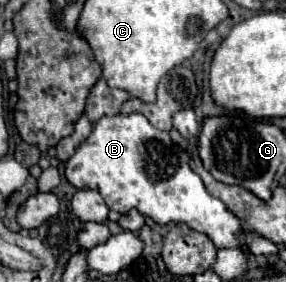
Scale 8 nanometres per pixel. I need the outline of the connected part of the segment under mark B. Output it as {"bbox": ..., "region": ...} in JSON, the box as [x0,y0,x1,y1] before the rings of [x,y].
{"bbox":[64,113,242,249],"region":[[[130,113],[98,119],[88,139],[66,161],[64,175],[76,189],[100,191],[104,203],[122,215],[138,209],[160,225],[186,223],[194,231],[206,233],[218,249],[240,247],[236,239],[236,233],[242,231],[240,219],[206,191],[200,175],[190,169],[188,161],[188,151],[176,145],[166,131],[152,127],[144,115]]]}

